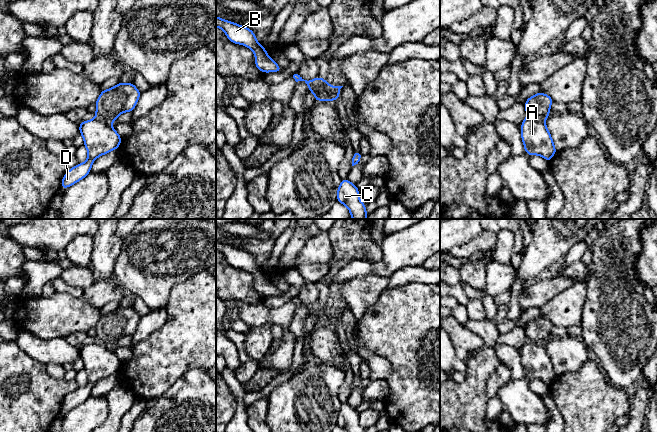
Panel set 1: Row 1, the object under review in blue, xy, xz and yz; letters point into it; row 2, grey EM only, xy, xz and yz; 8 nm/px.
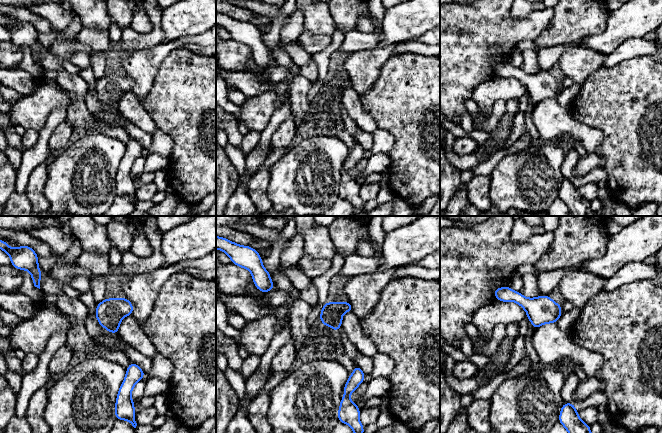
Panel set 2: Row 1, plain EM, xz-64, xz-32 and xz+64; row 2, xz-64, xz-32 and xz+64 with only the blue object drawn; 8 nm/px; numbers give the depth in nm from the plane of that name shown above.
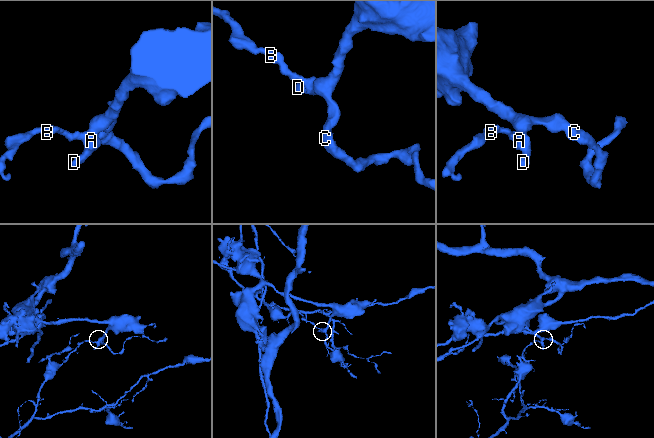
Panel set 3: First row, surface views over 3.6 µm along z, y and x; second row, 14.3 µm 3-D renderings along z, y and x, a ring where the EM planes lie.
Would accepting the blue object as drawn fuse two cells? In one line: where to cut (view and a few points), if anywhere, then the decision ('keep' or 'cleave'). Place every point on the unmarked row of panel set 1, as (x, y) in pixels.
yz (528, 340), (543, 345) | cleave

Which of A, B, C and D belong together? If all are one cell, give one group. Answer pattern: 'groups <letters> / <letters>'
groups A B D / C

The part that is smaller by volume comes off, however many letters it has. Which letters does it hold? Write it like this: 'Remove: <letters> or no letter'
Remove: A, B, D

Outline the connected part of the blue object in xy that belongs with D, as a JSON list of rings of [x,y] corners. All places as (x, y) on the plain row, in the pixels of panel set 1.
[[[97,342],[82,345],[79,348],[79,356],[83,361],[88,382],[66,396],[61,405],[62,414],[85,402],[91,396],[95,383],[118,373],[121,368],[121,360],[113,353],[111,346]]]

